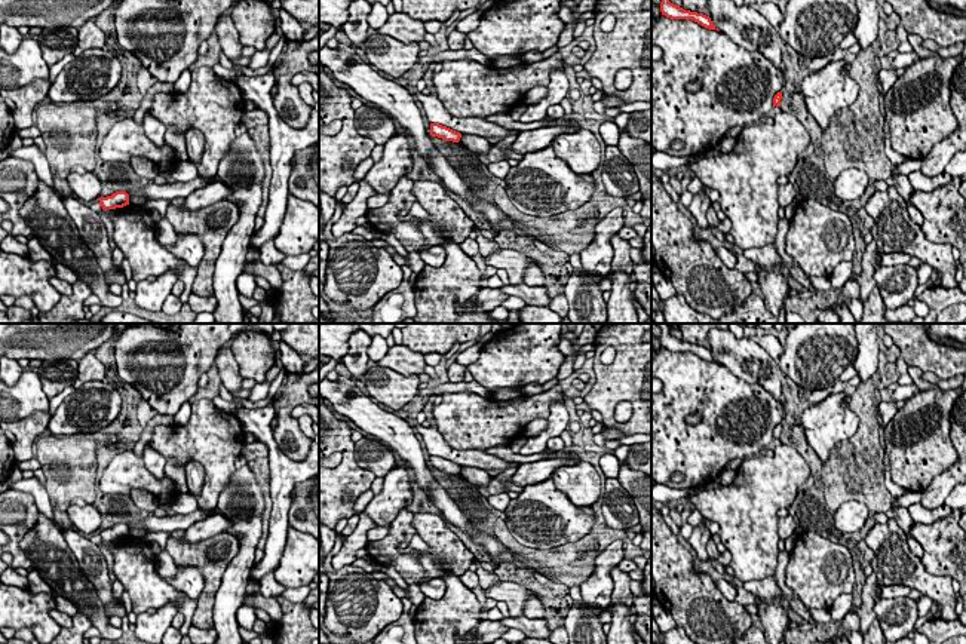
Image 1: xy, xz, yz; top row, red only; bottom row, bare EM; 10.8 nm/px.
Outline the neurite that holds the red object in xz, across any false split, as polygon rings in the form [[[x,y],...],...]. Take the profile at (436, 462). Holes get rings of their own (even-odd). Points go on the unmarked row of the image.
[[[430,456],[430,467],[442,470],[444,473],[453,473],[453,475],[459,475],[461,470],[460,464],[456,464],[447,459],[439,457],[439,456]]]

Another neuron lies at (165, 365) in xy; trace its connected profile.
[[[151,323],[126,325],[116,340],[119,380],[138,389],[142,399],[159,414],[175,415],[197,392],[197,383],[215,362],[217,353],[242,331],[260,329],[272,340],[272,323],[178,323],[177,331]]]

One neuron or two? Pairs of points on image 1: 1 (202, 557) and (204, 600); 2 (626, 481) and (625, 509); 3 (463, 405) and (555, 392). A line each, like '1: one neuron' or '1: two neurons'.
1: one neuron
2: two neurons
3: one neuron

